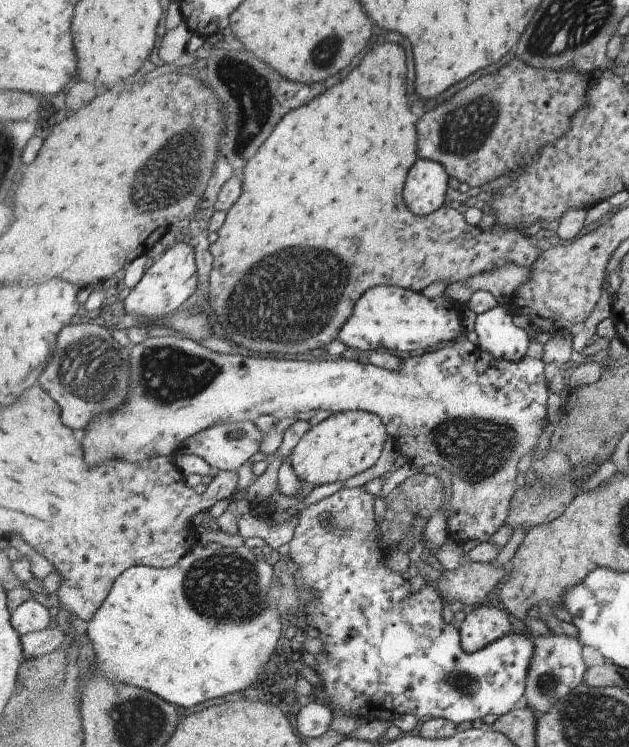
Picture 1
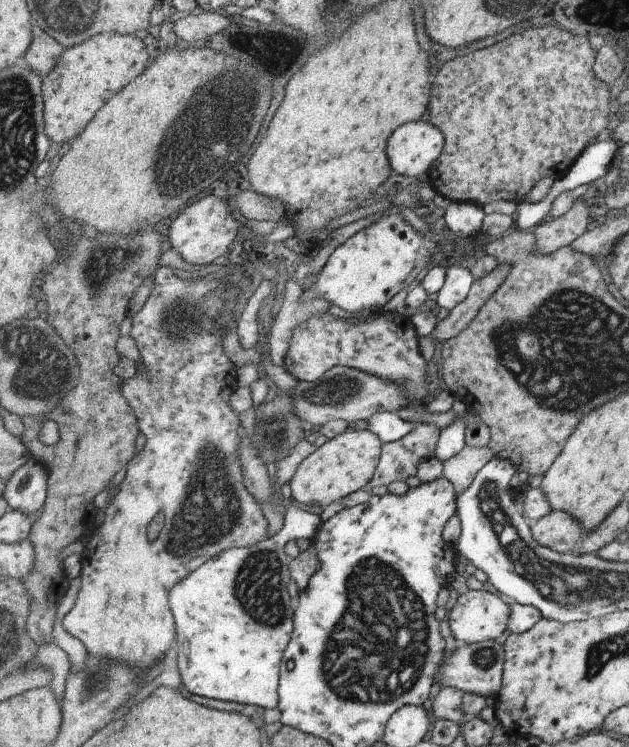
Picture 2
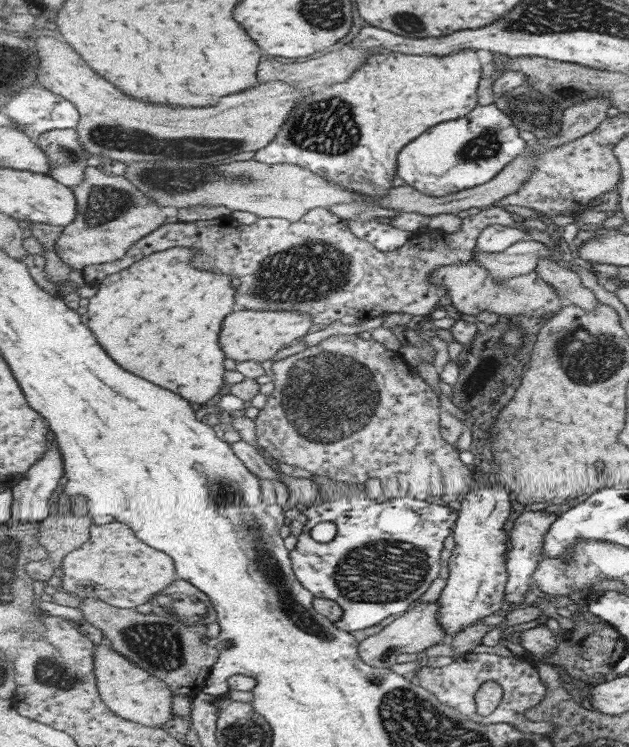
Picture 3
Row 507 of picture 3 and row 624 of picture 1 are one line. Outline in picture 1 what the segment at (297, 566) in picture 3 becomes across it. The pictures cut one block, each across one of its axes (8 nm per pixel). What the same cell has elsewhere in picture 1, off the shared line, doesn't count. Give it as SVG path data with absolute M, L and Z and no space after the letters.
M337 492L310 504L297 514L299 524L289 543L288 556L298 566L294 577L301 578L311 587L309 590L299 589L310 594L304 616L309 626L319 632L318 638L324 648L323 653L315 656L319 666L319 685L313 686L313 702L328 702L327 708L333 713L356 713L367 721L373 717L392 718L411 714L416 719L442 718L457 724L473 722L487 714L503 716L509 710L520 707L525 701L527 680L535 656L533 638L527 636L527 632L507 634L478 652L463 650L459 630L441 618L443 598L436 582L412 592L409 580L385 568L387 545L375 546L375 538L367 538L375 530L373 504L376 498L376 495L364 495L365 502L357 506L357 510L361 507L367 509L363 524L355 520L353 526L345 526L331 520L331 516L343 518L343 514L337 512Z

